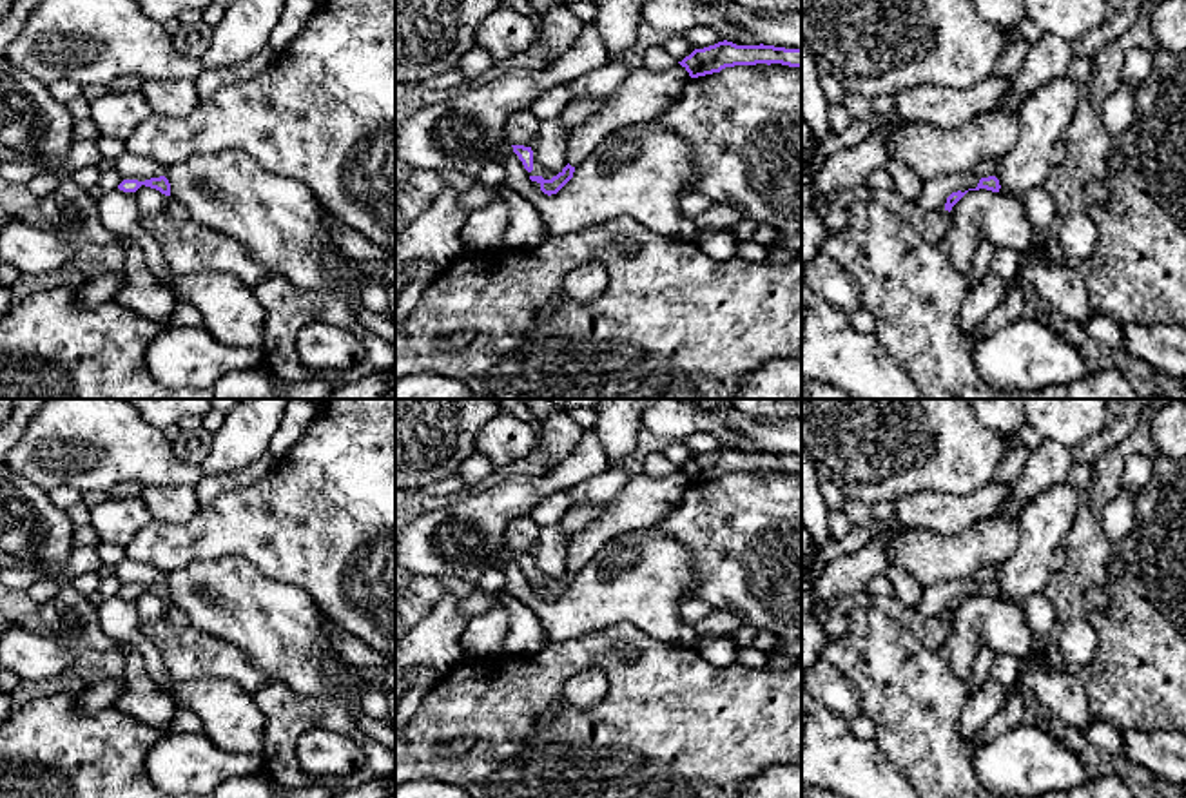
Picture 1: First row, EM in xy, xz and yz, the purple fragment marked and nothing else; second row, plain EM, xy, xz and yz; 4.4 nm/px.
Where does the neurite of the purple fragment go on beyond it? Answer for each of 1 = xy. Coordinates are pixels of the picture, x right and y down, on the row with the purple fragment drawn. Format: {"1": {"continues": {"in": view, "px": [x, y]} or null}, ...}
{"1": {"continues": null}}

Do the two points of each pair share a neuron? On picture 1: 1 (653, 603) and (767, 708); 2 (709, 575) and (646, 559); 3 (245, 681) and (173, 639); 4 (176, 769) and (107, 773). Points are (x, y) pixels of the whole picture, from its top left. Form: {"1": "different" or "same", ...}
{"1": "different", "2": "different", "3": "same", "4": "different"}

